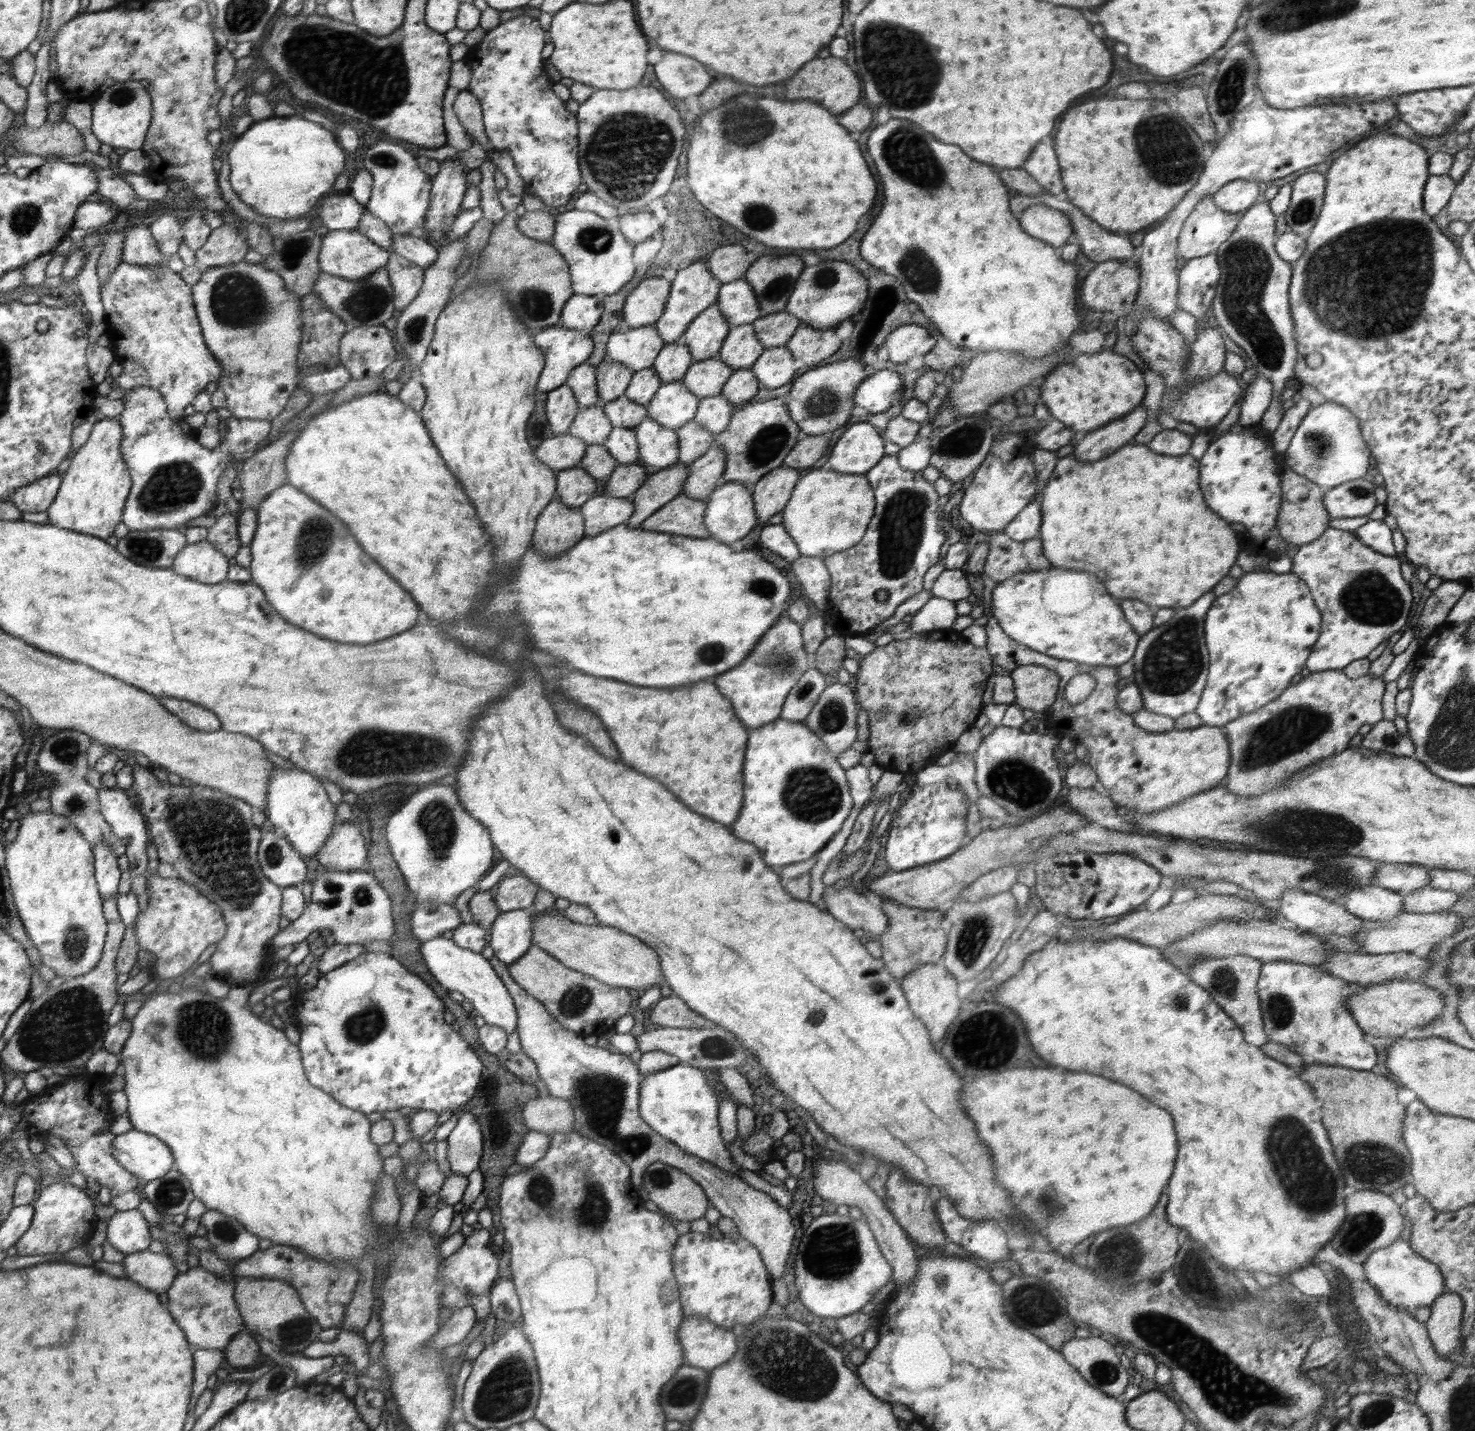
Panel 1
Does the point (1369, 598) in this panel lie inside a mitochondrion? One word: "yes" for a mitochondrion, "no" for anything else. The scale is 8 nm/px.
yes

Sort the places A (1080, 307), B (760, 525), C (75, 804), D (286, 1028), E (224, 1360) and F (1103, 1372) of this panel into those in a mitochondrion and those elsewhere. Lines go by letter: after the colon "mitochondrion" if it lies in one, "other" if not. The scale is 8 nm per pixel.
A: other
B: other
C: mitochondrion
D: other
E: other
F: mitochondrion

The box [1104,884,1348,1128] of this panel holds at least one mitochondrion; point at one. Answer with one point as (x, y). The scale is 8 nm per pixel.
(1280, 1009)

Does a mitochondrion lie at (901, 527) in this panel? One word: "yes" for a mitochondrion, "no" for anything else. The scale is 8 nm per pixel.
yes

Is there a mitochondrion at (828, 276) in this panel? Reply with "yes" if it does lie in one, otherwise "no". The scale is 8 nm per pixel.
yes

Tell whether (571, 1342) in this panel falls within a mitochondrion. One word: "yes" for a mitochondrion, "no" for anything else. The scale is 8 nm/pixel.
no

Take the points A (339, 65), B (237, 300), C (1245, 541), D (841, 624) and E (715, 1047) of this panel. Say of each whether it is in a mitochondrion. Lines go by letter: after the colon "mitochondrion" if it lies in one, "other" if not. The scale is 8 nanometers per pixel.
A: mitochondrion
B: mitochondrion
C: other
D: other
E: mitochondrion

